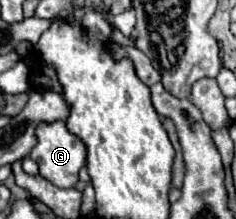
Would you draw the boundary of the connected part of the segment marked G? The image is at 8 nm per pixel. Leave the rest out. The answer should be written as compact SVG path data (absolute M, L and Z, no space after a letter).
M43 122L43 124L39 124L37 140L39 140L39 144L31 150L29 156L37 162L39 174L59 188L73 188L79 180L77 178L79 170L85 166L85 156L87 156L85 144L67 130L65 122L53 122L53 124Z

